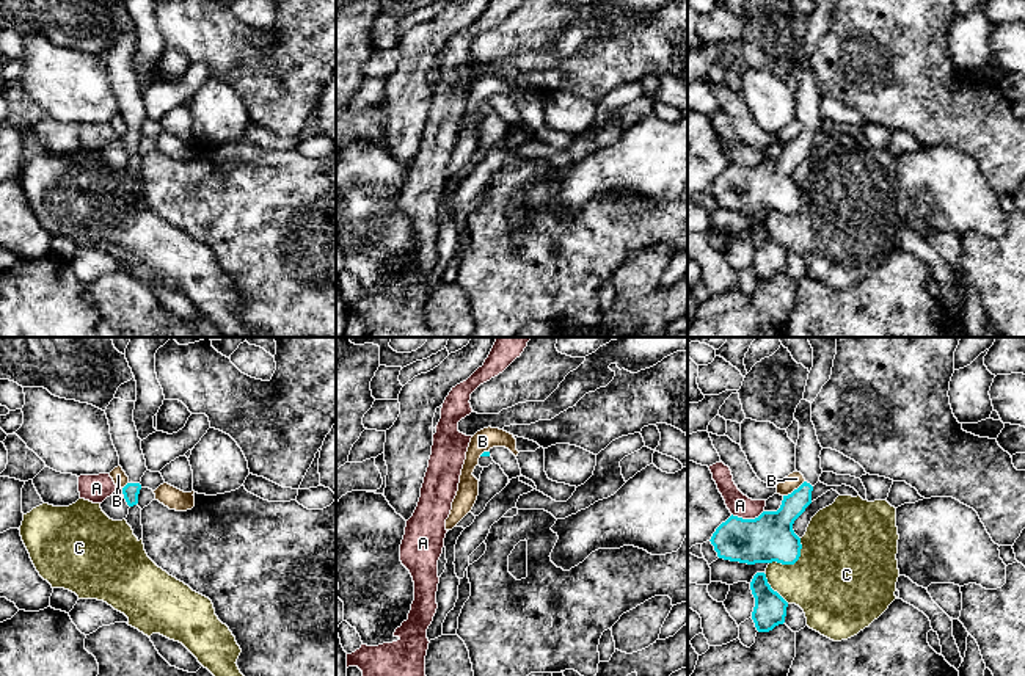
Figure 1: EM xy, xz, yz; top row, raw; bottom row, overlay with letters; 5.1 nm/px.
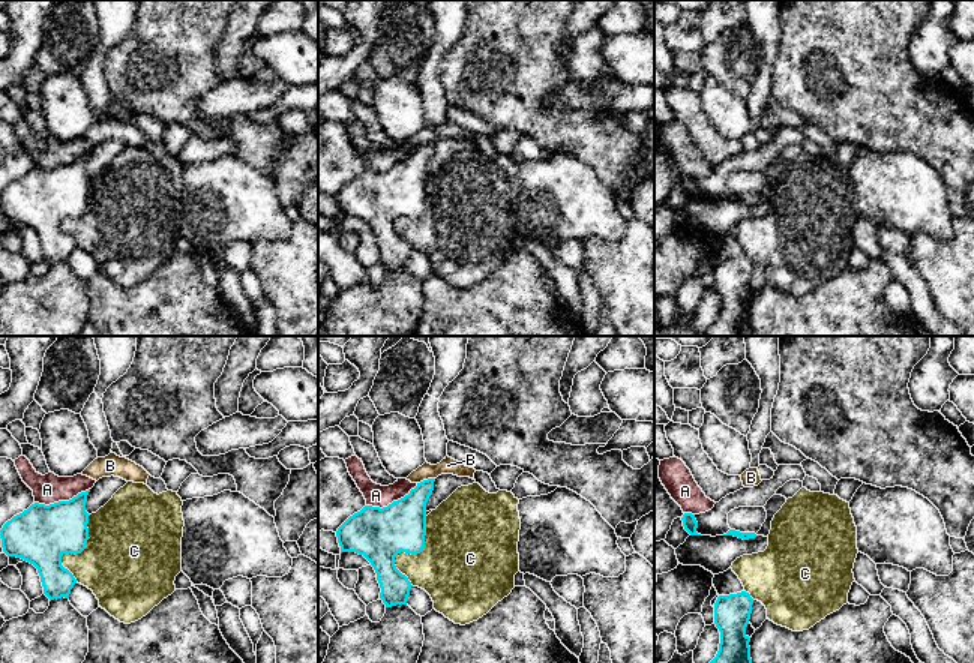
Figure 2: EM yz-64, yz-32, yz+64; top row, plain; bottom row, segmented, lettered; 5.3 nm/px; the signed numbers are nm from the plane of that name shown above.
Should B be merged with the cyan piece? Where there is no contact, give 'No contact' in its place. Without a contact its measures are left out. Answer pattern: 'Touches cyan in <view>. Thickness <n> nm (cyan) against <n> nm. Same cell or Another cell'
Touches cyan in yz. Thickness 220 nm (cyan) against 80 nm. Another cell

